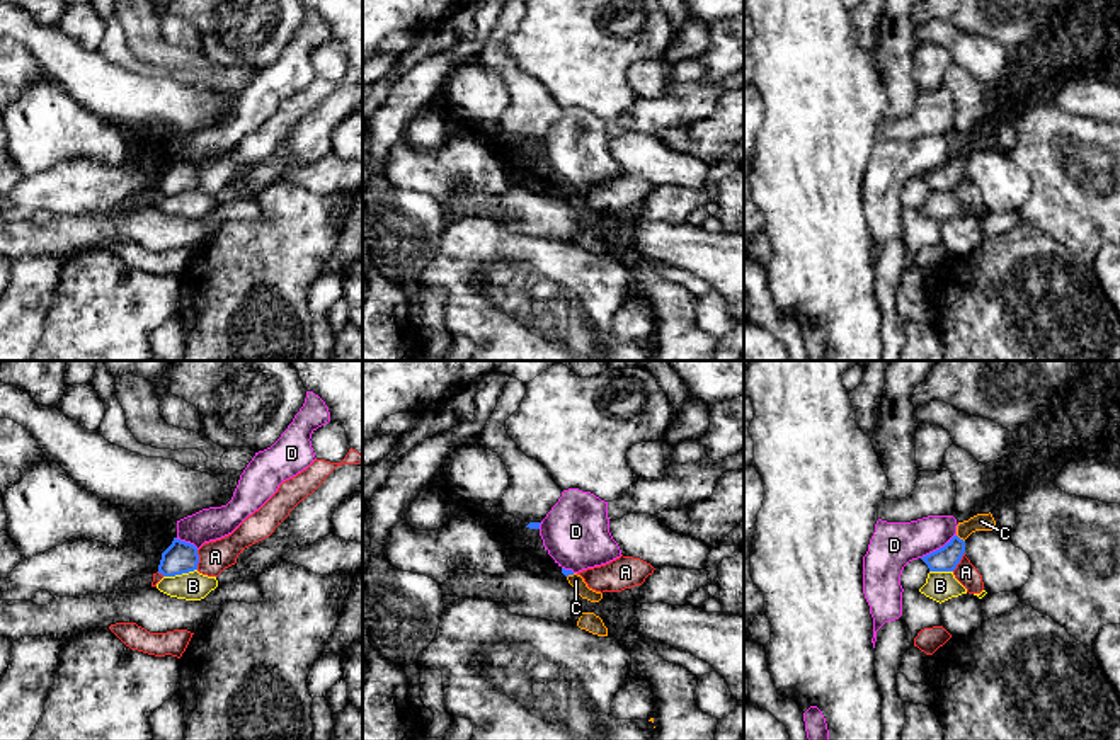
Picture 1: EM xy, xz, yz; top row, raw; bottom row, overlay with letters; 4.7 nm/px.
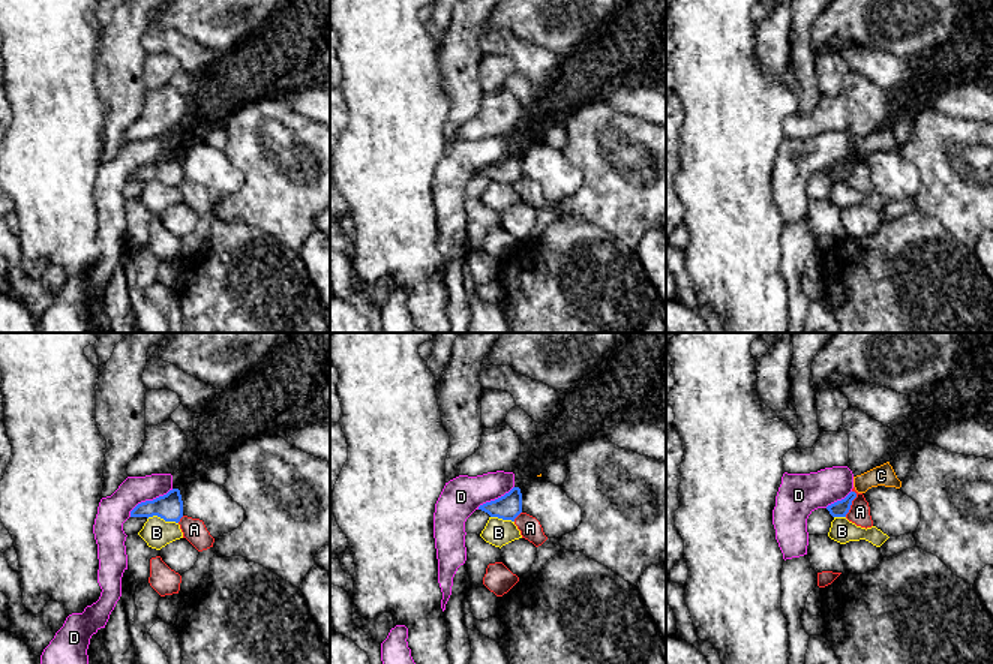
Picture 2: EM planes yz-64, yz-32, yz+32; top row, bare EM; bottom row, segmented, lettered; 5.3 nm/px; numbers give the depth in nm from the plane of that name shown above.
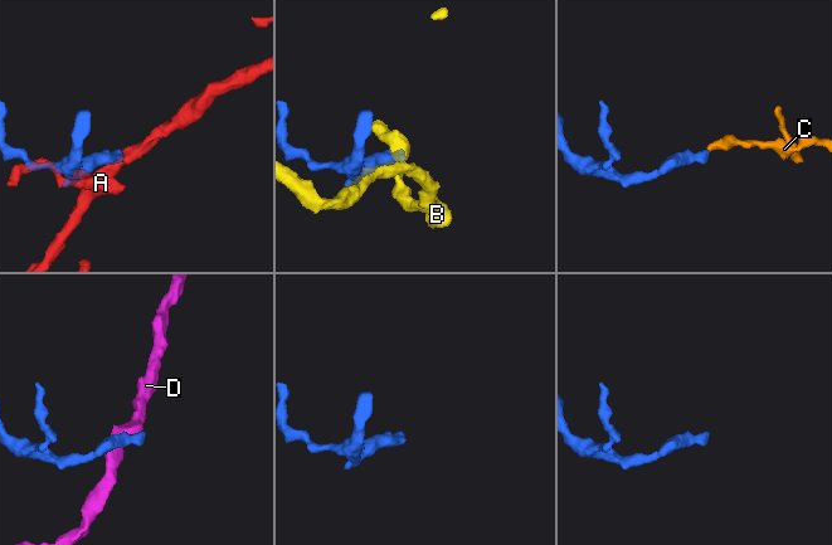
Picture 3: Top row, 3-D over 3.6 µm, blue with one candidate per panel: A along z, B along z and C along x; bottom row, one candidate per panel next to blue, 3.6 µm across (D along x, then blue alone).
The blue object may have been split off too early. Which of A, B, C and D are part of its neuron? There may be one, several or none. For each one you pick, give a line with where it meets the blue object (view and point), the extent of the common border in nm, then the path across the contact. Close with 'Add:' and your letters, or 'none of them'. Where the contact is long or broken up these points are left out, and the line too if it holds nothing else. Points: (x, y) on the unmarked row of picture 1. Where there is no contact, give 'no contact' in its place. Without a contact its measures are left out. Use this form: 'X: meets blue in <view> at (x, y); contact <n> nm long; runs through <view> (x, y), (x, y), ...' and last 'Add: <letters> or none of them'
C: meets blue in yz at (959, 157); contact 50 nm long; runs through yz (945, 177), (955, 167), (959, 157), (981, 140)
Add: C

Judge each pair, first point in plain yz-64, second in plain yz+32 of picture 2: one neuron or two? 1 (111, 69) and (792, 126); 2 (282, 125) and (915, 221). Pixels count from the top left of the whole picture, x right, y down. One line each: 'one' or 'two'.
1: two
2: two

